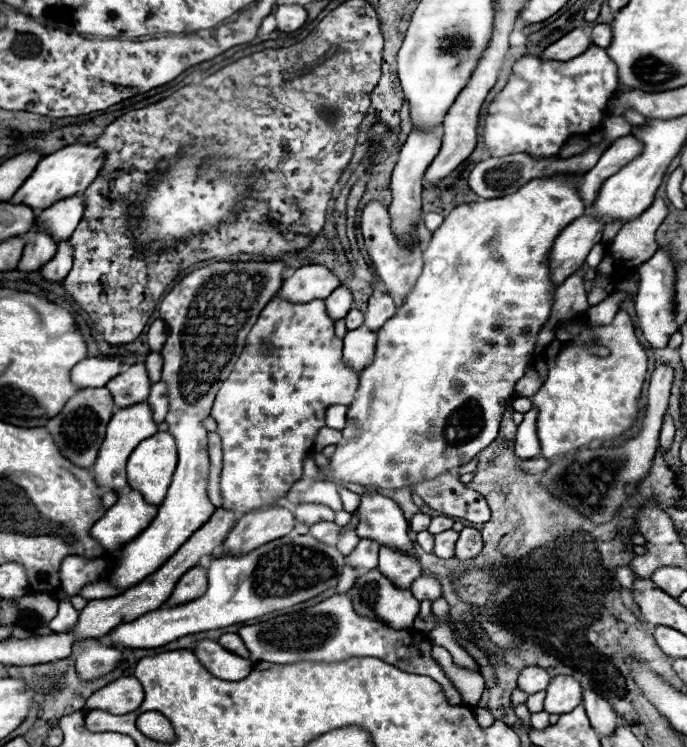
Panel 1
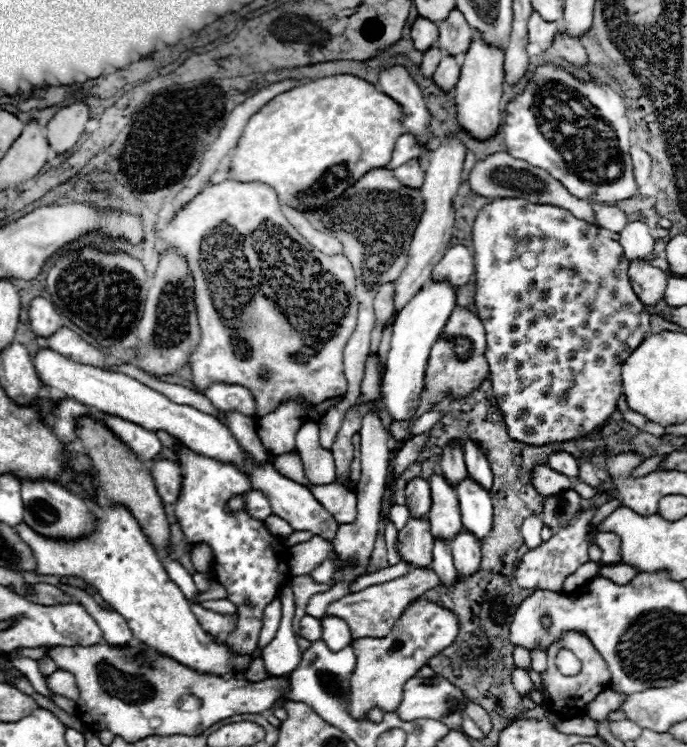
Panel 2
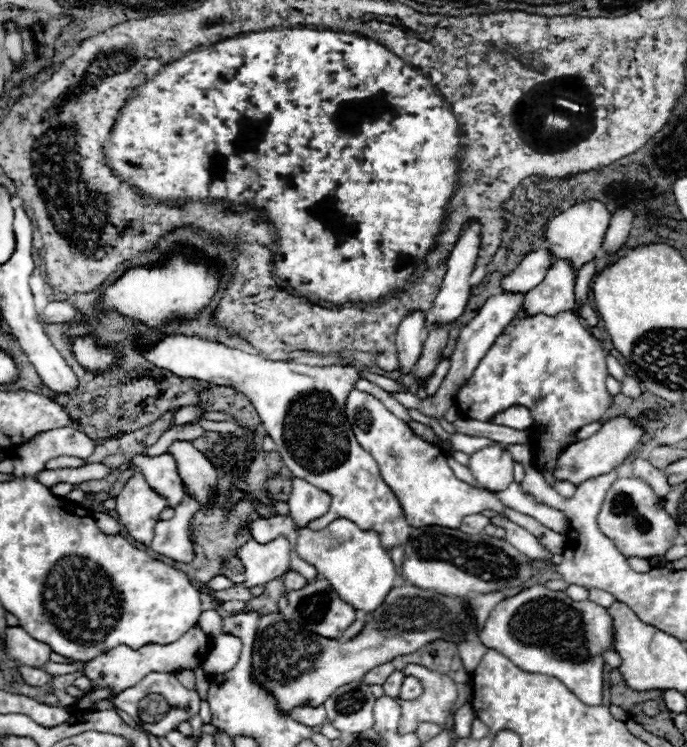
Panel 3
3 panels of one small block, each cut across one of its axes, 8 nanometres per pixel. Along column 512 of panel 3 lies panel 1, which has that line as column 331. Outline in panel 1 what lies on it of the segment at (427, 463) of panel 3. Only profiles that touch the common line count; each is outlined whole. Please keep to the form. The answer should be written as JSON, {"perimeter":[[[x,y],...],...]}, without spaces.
{"perimeter":[[[300,504],[294,510],[294,516],[300,524],[314,526],[318,522],[334,522],[334,512],[320,504]]]}

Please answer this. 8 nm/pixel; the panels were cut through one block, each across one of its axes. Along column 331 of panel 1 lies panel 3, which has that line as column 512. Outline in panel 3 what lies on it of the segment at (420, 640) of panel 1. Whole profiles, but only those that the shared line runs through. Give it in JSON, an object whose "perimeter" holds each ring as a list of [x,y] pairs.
{"perimeter":[[[532,586],[512,598],[502,600],[490,612],[480,632],[480,640],[486,648],[500,650],[500,654],[510,658],[524,672],[546,674],[562,680],[584,704],[598,706],[602,702],[602,668],[604,668],[602,652],[606,648],[612,648],[612,618],[608,618],[606,608],[590,600],[574,602],[570,596],[566,596],[566,592],[548,590],[544,586]]]}

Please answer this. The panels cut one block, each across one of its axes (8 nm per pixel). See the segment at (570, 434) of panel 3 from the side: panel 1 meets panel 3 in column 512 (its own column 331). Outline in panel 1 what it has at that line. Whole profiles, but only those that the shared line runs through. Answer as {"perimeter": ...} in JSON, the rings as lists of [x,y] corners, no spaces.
{"perimeter":[[[284,298],[270,300],[260,312],[258,322],[252,326],[246,346],[234,364],[234,370],[220,386],[212,408],[224,452],[224,468],[220,476],[224,508],[246,514],[248,510],[268,504],[272,506],[284,498],[292,482],[302,478],[304,458],[312,452],[318,430],[326,426],[326,408],[334,404],[350,406],[356,386],[358,374],[342,358],[342,340],[334,334],[334,320],[328,316],[324,300],[310,300],[306,304],[288,302]]]}

